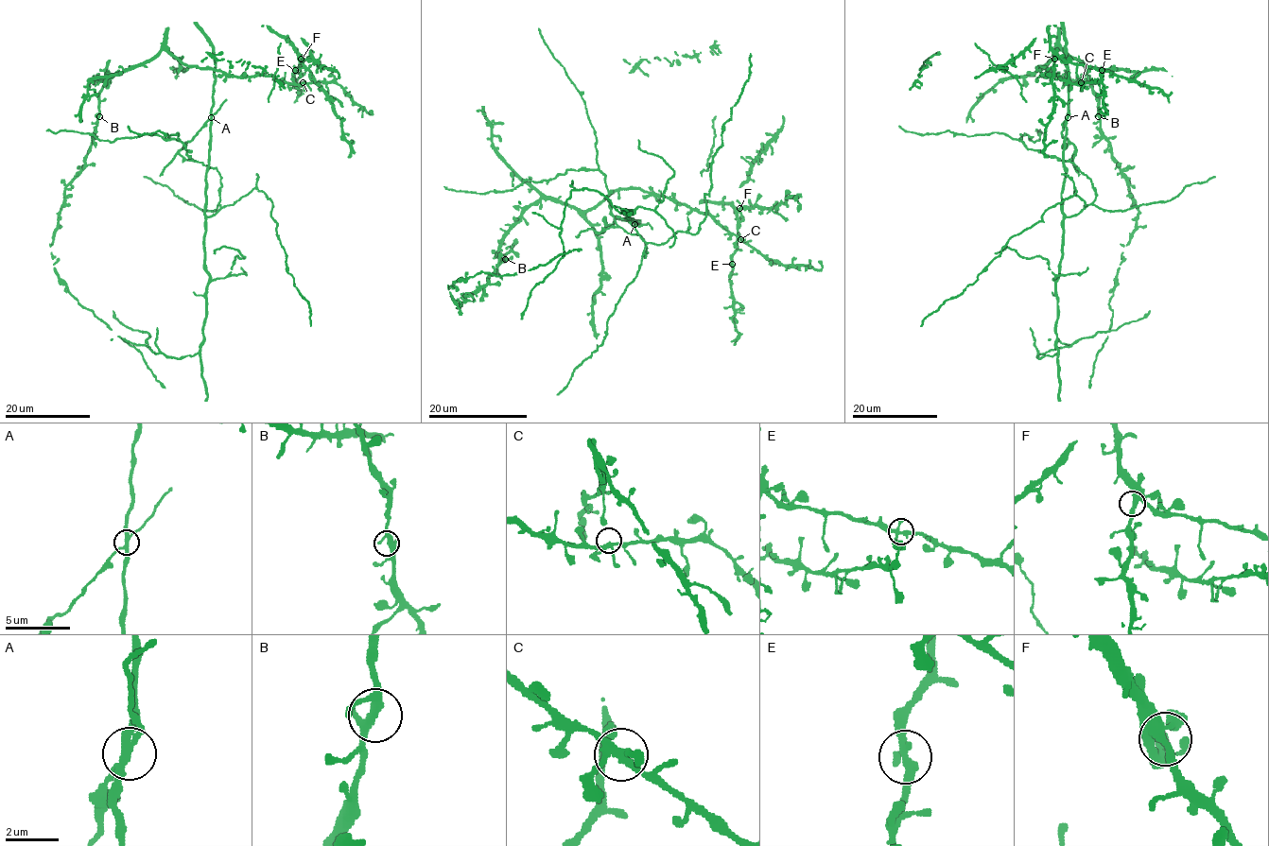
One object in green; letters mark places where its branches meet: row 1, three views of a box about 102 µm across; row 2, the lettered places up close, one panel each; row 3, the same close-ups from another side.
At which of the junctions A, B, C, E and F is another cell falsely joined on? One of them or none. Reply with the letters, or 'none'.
A

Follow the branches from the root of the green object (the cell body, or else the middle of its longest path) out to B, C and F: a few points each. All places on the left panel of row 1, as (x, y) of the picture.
B: (52, 241), (66, 185), (84, 164), (99, 116)
C: (52, 241), (66, 185), (96, 129), (101, 70), (96, 78), (108, 79), (165, 50), (228, 75), (303, 82)
F: (52, 241), (96, 129), (101, 70), (96, 78), (108, 79), (165, 50), (187, 65), (300, 84), (301, 59)

